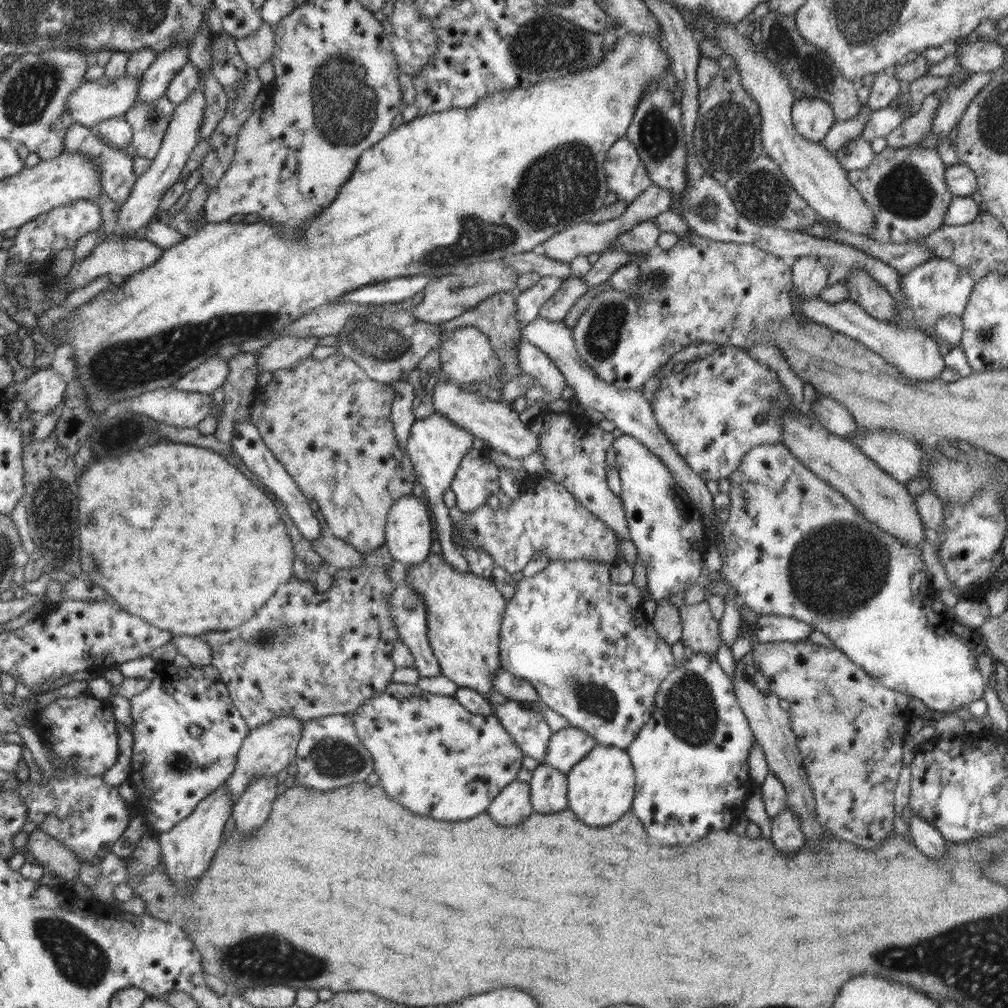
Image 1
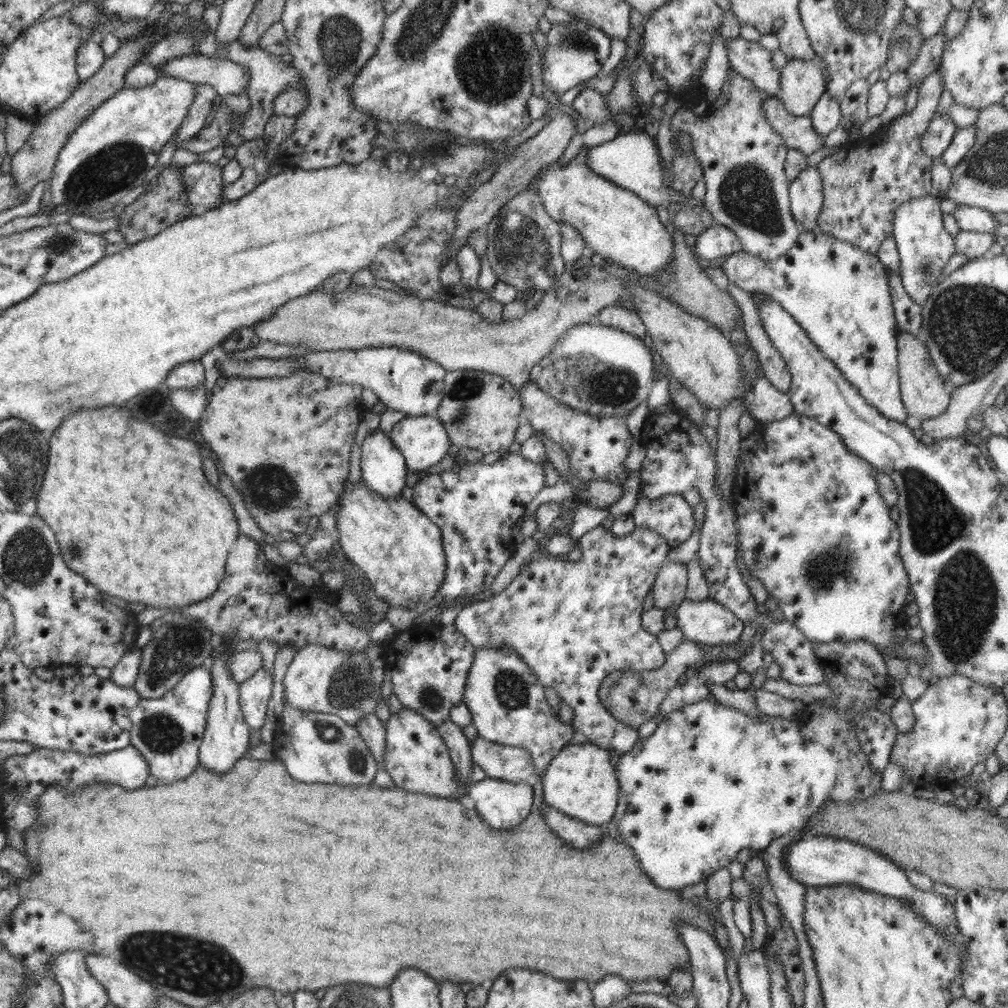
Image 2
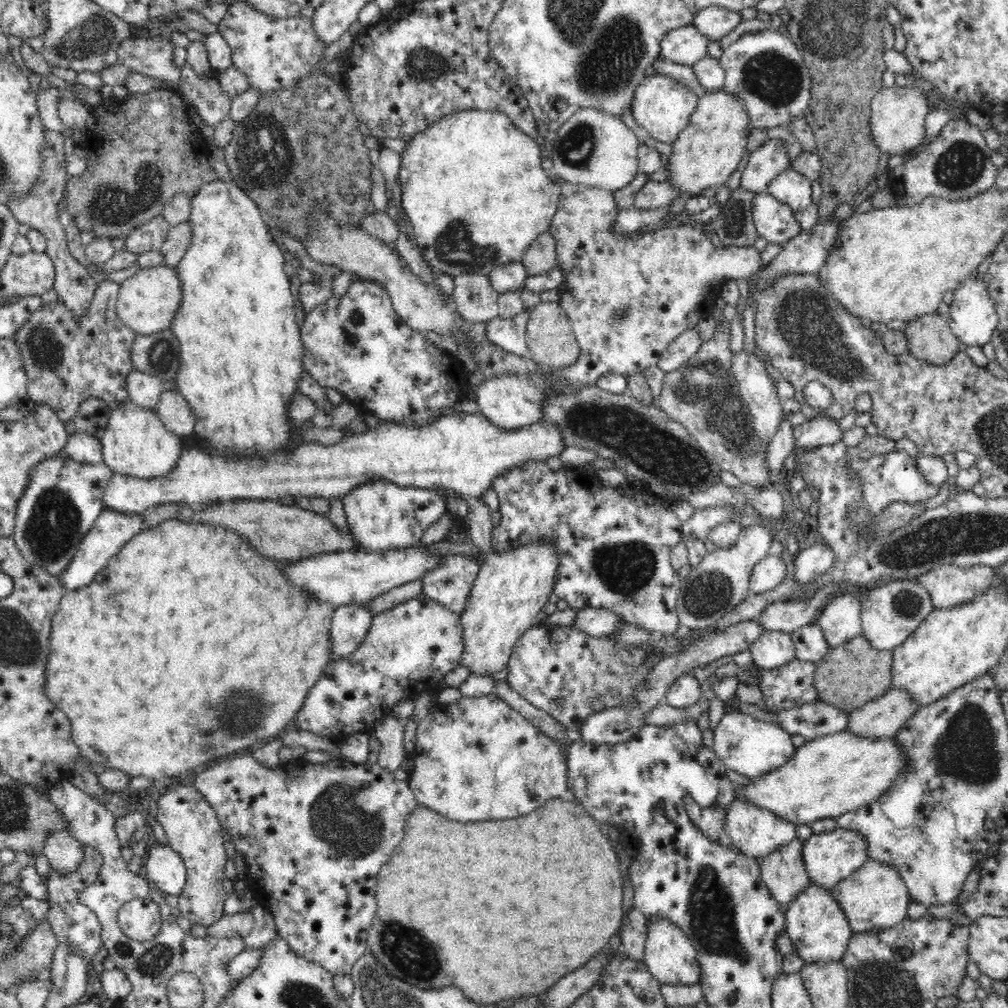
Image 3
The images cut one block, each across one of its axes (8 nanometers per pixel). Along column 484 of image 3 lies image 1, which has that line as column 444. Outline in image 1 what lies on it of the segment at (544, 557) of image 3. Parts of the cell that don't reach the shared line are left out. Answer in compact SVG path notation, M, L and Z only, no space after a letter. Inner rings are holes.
M431 553L423 563L408 566L404 583L413 586L413 589L417 592L417 594L423 598L426 607L426 619L428 619L427 637L432 652L439 662L441 674L452 680L452 682L455 682L458 687L466 687L478 691L482 696L484 696L484 698L486 698L487 694L490 694L490 692L493 690L493 678L495 677L495 674L500 669L503 669L501 668L501 662L499 659L499 644L502 618L504 618L504 612L506 612L505 606L507 605L507 602L504 597L502 597L500 586L496 585L491 579L482 578L481 576L472 573L457 571L455 568L452 568L451 564L446 562L446 559L442 558L441 554L433 553Z

